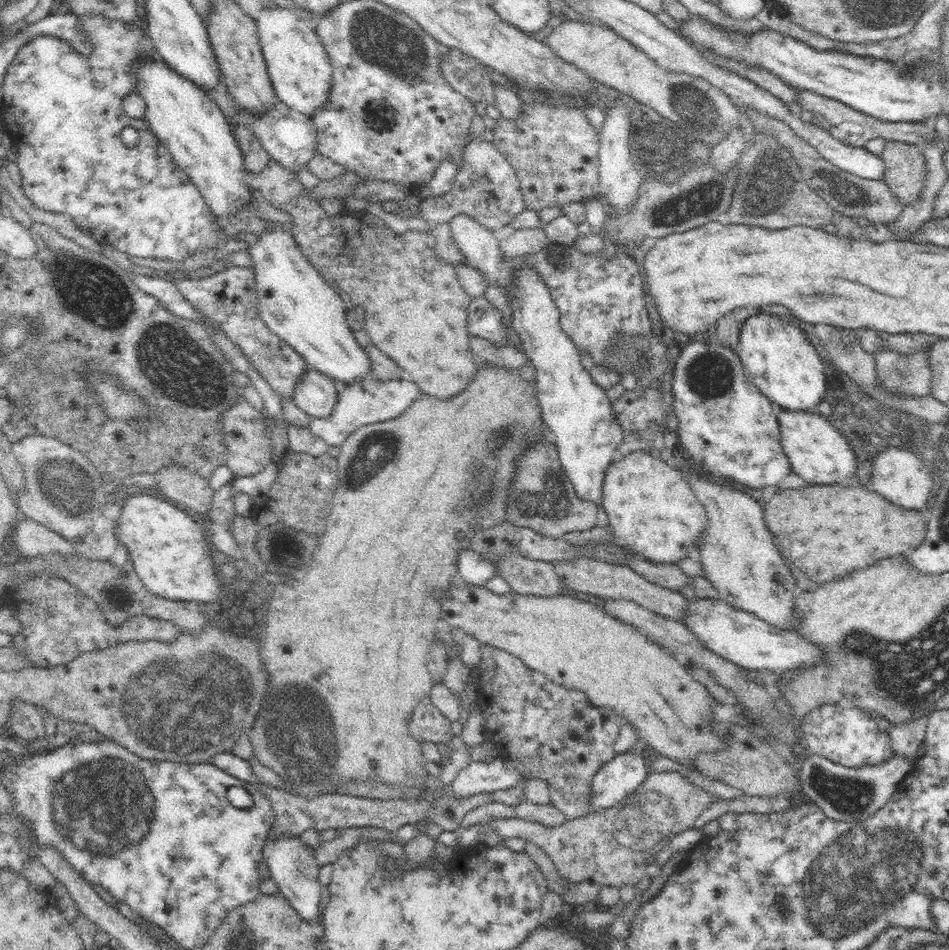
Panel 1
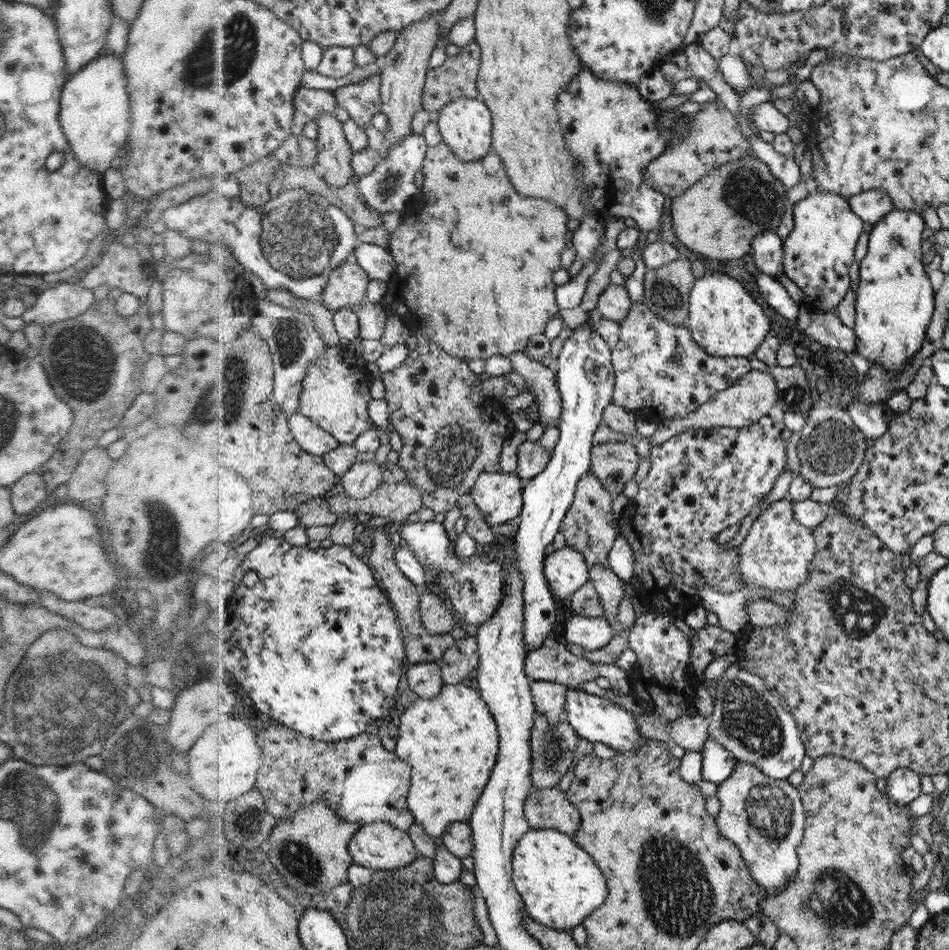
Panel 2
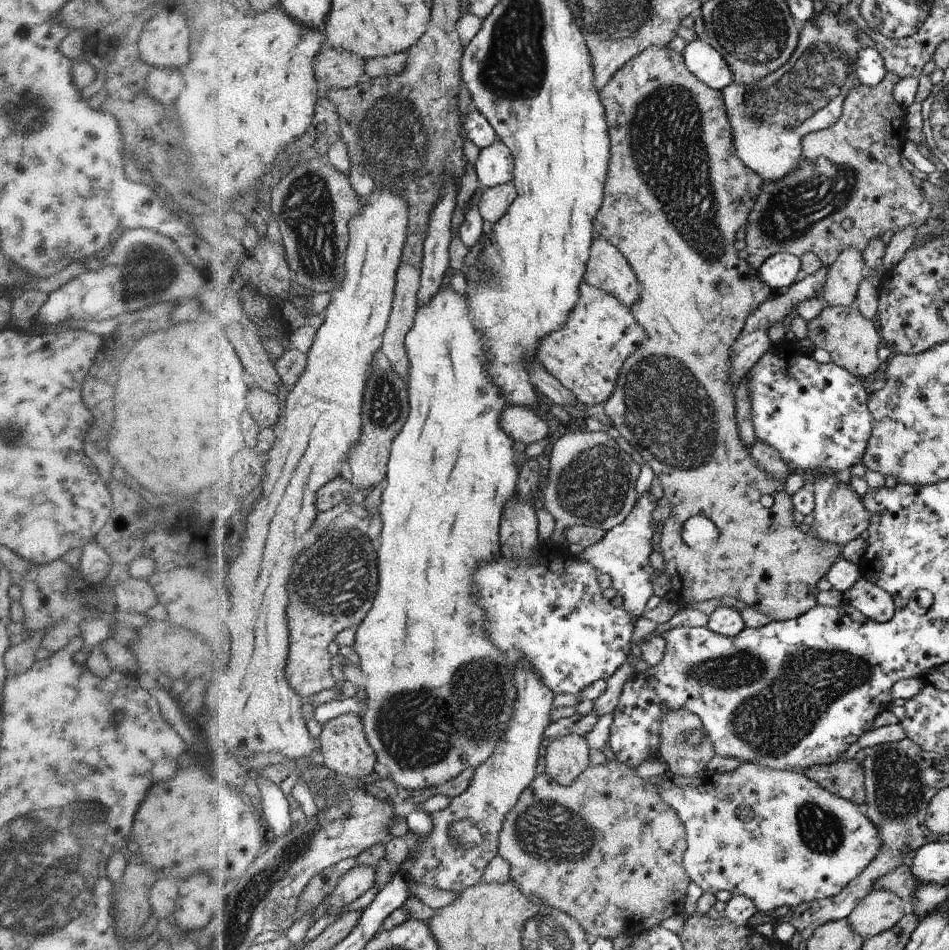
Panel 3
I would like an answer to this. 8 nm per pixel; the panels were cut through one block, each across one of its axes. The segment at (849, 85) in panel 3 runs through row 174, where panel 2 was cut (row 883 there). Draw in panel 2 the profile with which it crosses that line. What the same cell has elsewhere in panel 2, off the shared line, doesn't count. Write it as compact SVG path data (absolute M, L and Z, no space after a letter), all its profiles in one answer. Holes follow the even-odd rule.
M739 761L726 782L717 784L721 834L741 849L750 875L768 895L777 895L794 880L799 869L798 850L804 838L806 813L797 788L787 780L769 778L749 762Z

